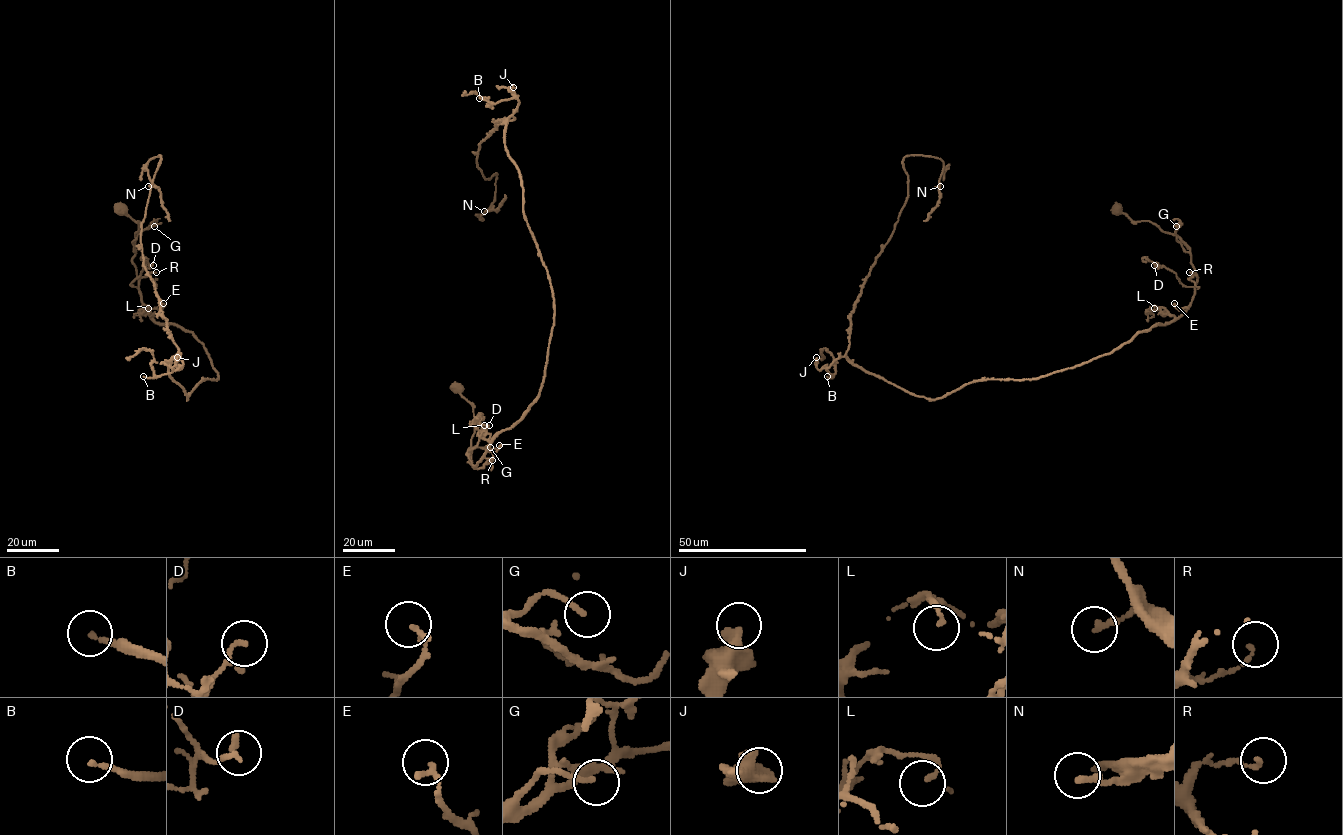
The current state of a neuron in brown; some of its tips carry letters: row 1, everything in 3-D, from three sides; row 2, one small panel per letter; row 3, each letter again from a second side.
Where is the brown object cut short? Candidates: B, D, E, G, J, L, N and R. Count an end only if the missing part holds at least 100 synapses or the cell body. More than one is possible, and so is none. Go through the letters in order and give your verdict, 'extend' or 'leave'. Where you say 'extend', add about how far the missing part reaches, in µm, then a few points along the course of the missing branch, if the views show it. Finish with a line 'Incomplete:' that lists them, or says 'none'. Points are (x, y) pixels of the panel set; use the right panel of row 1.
B: extend; missing 80 µm; course (827, 376), (837, 375), (863, 390), (851, 382), (854, 375), (859, 375), (864, 378), (860, 384), (863, 386)
D: leave
E: leave
G: leave
J: leave
L: leave
N: leave
R: leave
Incomplete: B

